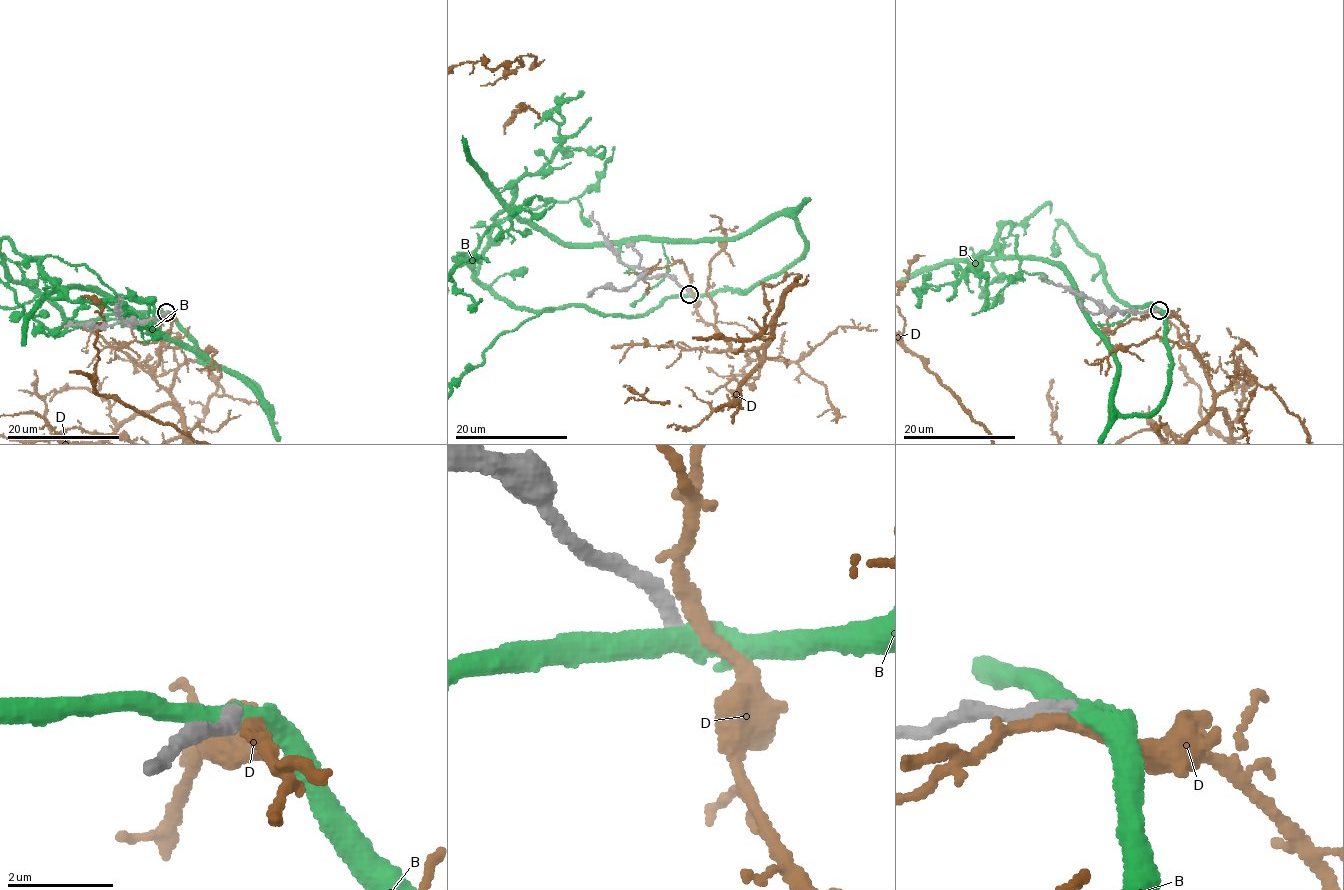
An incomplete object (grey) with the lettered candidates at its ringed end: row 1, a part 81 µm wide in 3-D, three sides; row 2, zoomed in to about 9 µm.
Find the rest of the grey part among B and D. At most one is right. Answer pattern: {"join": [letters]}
{"join": []}

